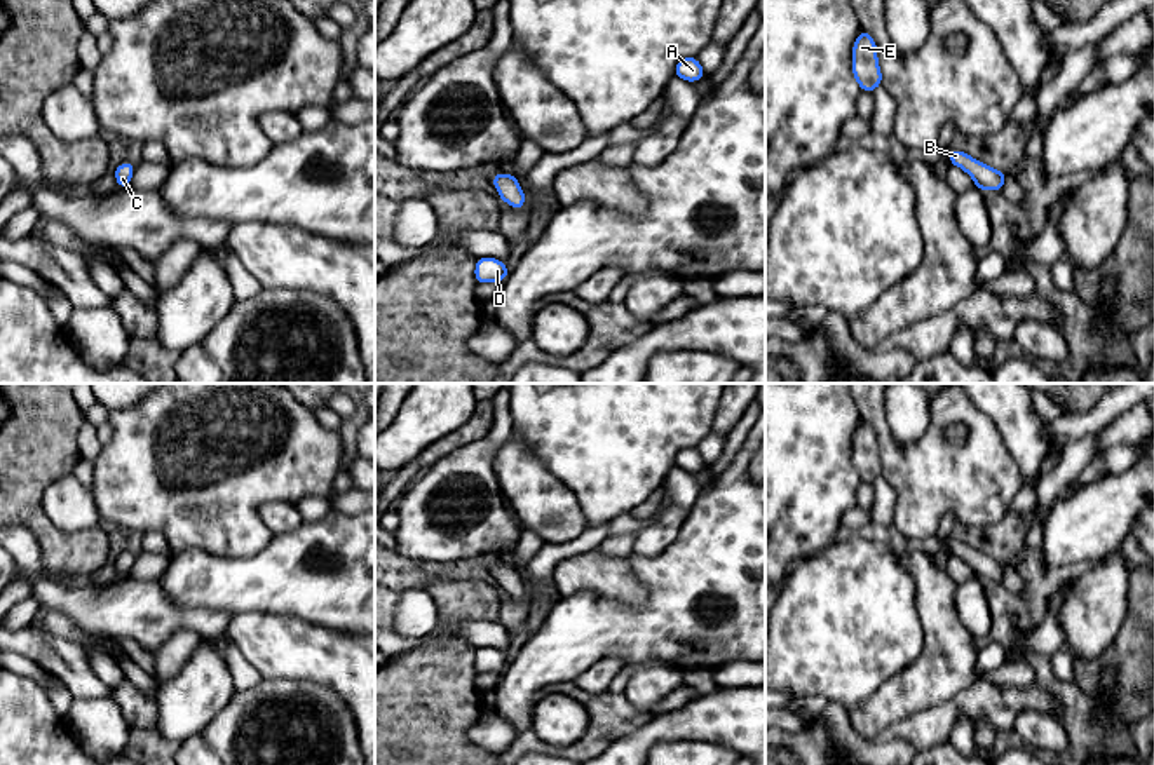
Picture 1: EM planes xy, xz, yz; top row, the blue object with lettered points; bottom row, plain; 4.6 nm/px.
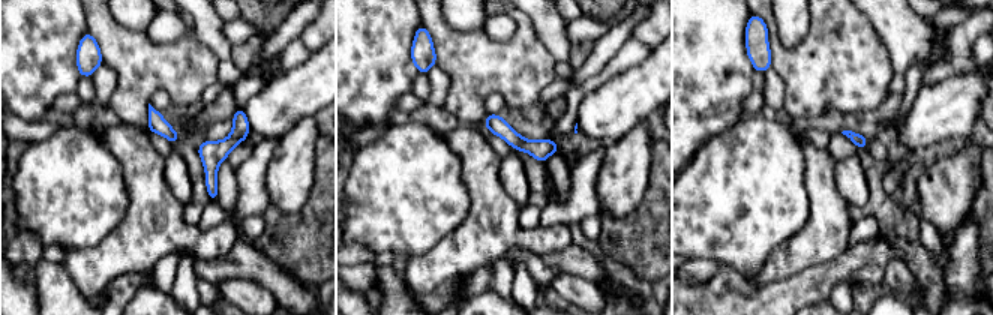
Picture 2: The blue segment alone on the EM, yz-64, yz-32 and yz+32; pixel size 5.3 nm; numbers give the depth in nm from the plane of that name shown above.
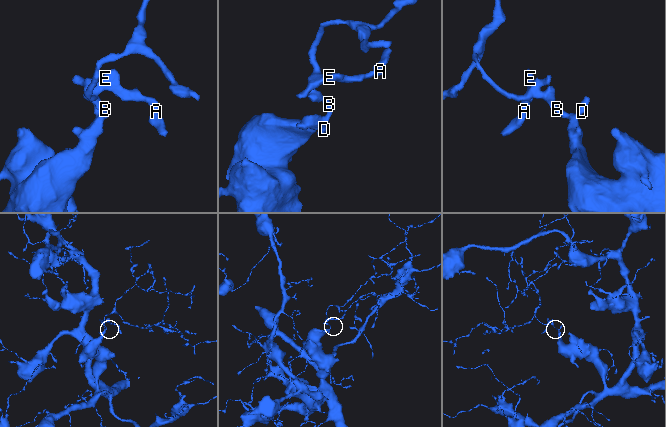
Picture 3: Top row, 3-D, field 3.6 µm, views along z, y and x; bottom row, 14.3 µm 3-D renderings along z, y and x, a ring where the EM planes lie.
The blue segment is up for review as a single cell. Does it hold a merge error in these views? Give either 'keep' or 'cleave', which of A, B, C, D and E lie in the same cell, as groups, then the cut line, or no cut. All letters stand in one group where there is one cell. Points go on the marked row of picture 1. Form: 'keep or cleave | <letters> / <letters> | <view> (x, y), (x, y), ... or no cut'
keep | A B C D E | no cut

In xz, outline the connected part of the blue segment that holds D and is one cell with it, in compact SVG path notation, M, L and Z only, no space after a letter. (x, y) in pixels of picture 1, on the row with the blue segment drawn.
M476 258L474 279L478 282L502 282L507 277L507 267L497 258Z

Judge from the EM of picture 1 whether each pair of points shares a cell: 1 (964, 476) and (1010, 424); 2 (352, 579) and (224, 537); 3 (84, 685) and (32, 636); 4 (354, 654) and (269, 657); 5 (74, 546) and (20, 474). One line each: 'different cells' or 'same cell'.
1: different cells
2: different cells
3: same cell
4: same cell
5: same cell

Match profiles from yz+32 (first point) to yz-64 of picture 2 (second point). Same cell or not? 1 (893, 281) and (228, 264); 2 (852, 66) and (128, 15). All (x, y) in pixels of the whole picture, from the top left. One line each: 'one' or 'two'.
1: two
2: two

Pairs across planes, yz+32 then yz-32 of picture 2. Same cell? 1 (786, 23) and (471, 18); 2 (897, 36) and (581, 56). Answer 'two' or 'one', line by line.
1: one
2: two

